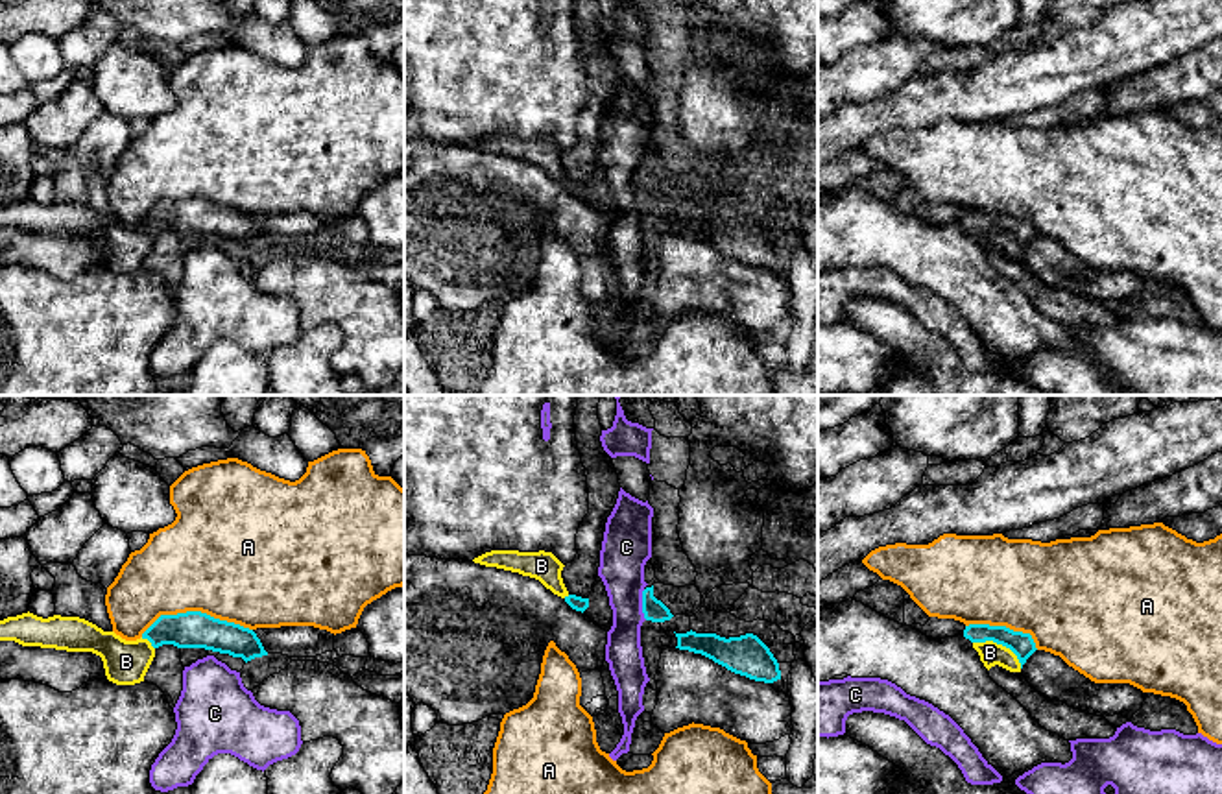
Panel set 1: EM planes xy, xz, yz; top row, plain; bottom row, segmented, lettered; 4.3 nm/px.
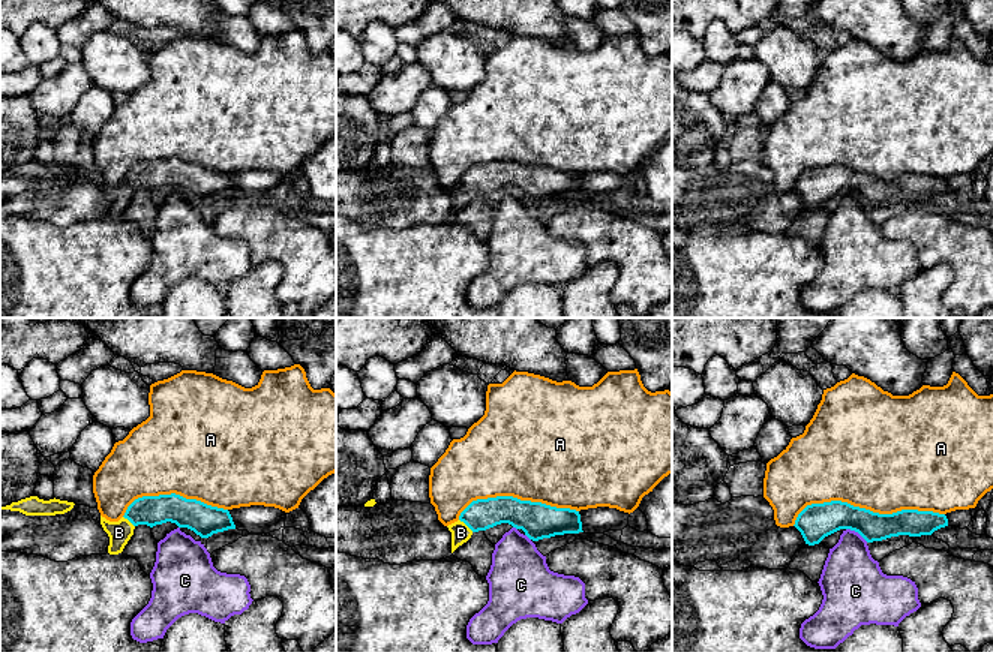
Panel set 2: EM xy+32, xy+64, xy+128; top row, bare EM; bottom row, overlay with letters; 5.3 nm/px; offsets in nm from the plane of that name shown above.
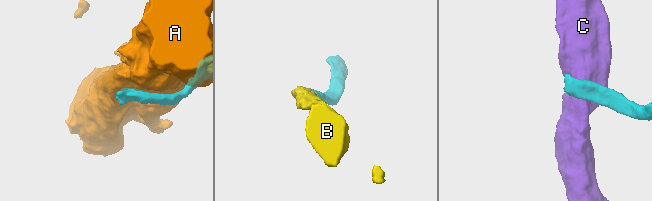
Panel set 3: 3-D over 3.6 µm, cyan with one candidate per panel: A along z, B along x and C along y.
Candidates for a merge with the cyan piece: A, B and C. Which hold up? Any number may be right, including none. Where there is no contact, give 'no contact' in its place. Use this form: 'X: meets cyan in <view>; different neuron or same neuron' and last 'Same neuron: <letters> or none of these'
A: meets cyan in xy; different neuron
B: meets cyan in yz; same neuron
C: meets cyan in xz; different neuron
Same neuron: B

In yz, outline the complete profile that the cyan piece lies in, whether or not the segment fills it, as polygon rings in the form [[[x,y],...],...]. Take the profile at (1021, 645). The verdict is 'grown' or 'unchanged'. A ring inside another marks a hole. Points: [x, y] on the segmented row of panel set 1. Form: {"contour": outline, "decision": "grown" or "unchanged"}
{"contour": [[[969,624],[964,637],[973,643],[988,670],[999,665],[1010,672],[1021,672],[1026,659],[1037,650],[1030,633],[1006,626]]], "decision": "grown"}

